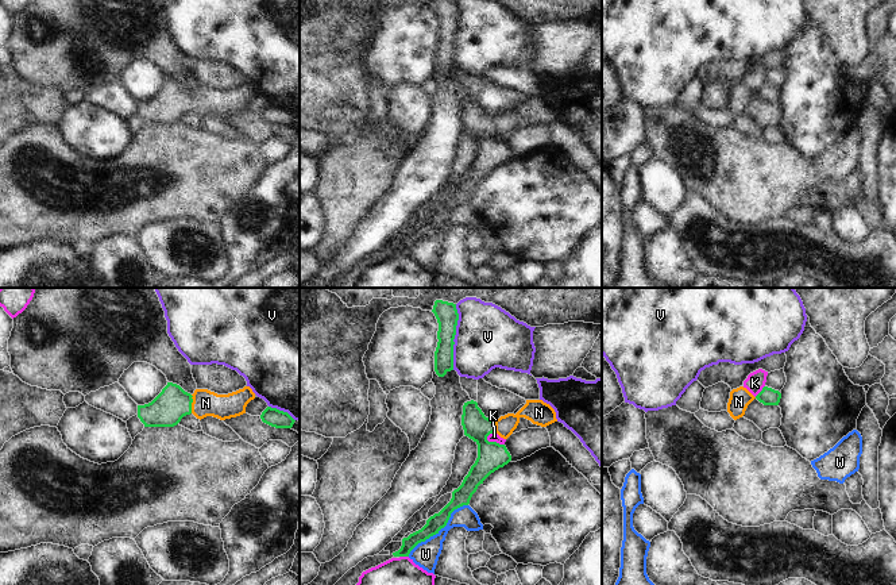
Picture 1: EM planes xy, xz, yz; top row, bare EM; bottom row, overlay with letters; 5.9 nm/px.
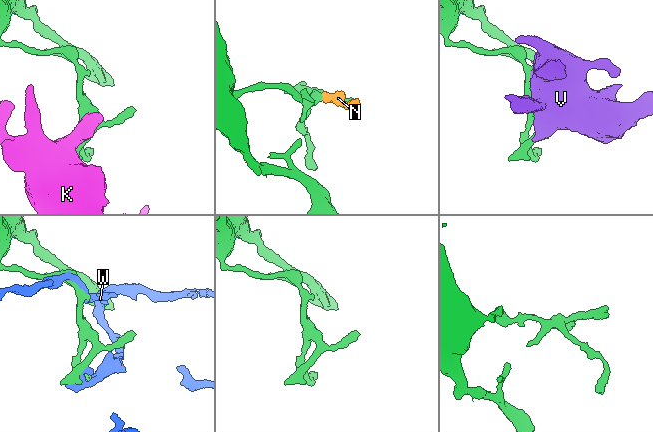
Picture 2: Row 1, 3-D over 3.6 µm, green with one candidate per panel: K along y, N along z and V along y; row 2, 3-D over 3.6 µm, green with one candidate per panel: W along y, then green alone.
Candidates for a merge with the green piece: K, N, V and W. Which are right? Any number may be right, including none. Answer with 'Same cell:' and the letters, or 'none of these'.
Same cell: N

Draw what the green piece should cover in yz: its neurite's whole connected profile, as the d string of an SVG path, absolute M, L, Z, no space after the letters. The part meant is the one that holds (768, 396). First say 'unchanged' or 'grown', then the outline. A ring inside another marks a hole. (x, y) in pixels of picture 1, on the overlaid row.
unchanged; M764 386L762 390L756 396L756 399L764 405L779 405L781 393L772 388Z

